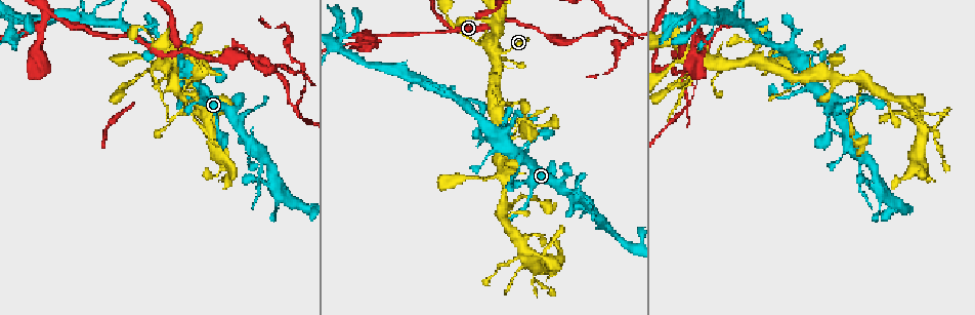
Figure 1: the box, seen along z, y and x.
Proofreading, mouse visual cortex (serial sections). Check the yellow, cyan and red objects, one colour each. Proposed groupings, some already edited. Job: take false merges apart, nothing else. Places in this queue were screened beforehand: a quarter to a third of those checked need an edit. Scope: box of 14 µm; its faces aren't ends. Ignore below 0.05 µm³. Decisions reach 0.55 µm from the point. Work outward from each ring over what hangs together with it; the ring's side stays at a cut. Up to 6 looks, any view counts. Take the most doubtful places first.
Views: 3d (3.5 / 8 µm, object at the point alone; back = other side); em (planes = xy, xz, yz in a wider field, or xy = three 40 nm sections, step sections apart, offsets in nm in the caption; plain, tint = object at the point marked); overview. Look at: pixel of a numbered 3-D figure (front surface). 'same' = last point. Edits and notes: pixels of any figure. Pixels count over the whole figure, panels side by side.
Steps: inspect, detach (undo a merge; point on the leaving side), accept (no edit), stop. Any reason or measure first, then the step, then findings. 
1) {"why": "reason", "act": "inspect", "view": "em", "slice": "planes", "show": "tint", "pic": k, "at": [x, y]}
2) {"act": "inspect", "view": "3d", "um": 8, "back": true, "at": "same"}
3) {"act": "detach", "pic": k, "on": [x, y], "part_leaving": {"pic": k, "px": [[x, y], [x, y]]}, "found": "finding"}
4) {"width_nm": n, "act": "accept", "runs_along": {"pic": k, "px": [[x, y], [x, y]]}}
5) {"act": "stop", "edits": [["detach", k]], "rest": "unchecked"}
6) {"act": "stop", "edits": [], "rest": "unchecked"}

{"why": "thin arm on a thick one", "act": "inspect", "view": "3d", "um": 8, "pic": 1, "at": [504, 210]}

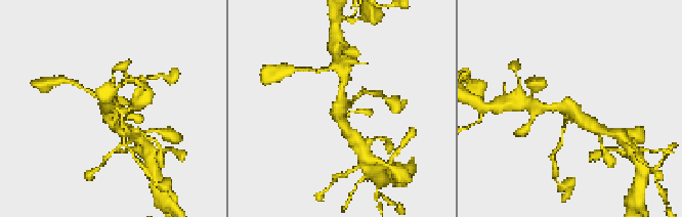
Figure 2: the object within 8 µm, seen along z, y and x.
{"why": "zoom in", "act": "inspect", "view": "3d", "um": 3.5, "pic": 2, "at": [339, 109]}

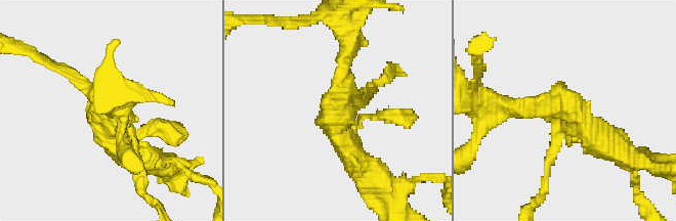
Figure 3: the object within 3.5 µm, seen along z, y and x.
{"arms": 3, "arm_widths_nm": [150, 200, 400], "act": "inspect", "view": "em", "slice": "xy", "step": 3, "show": "tint", "pic": 3, "at": [341, 113]}

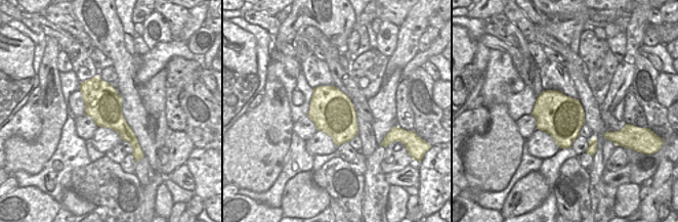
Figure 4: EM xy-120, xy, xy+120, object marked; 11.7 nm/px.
{"act": "accept", "runs_along": {"pic": 3, "px": [[506, 104], [568, 107], [619, 151]]}, "found": "continuous, no second cell"}

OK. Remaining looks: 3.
{"why": "calibre changes", "act": "inspect", "view": "3d", "um": 3.5, "pic": 1, "at": [481, 45]}

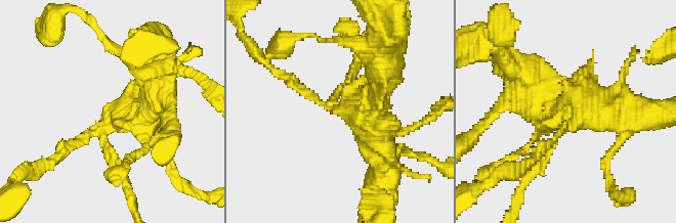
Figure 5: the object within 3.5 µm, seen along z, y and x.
{"act": "inspect", "view": "em", "slice": "xy", "step": 2, "show": "tint", "pic": 5, "at": [564, 120]}

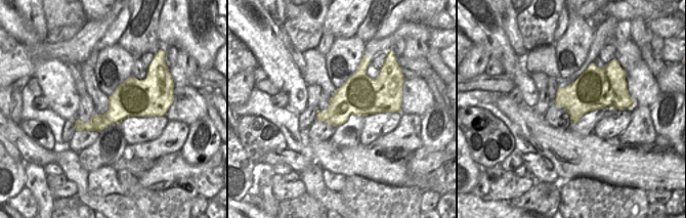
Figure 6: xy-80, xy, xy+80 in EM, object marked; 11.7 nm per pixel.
{"width_nm": 460, "act": "detach", "pic": 5, "on": [302, 90], "part_leaving": {"pic": 5, "px": [[330, 104], [318, 102], [257, 55]]}, "found": "two cells meet here"}

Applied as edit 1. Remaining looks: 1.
{"act": "stop", "edits": [["detach", 5]], "rest": "unchecked"}

